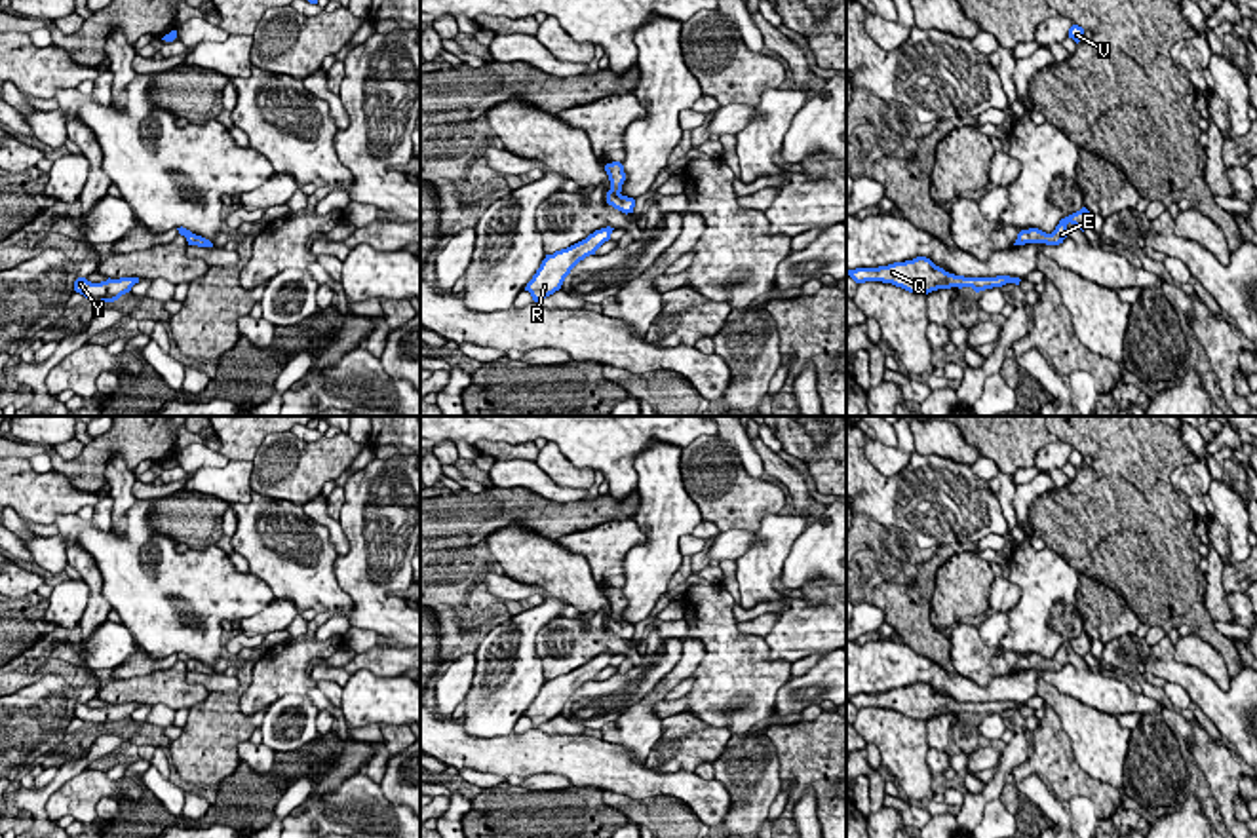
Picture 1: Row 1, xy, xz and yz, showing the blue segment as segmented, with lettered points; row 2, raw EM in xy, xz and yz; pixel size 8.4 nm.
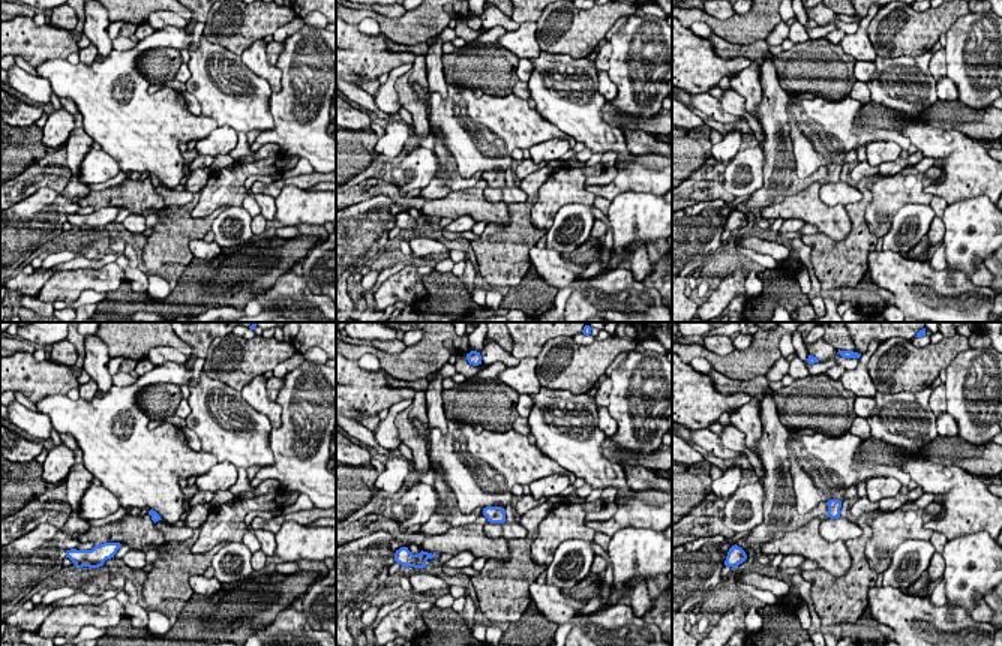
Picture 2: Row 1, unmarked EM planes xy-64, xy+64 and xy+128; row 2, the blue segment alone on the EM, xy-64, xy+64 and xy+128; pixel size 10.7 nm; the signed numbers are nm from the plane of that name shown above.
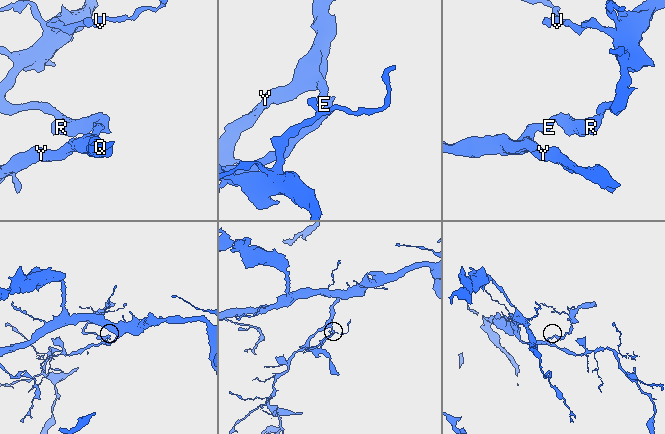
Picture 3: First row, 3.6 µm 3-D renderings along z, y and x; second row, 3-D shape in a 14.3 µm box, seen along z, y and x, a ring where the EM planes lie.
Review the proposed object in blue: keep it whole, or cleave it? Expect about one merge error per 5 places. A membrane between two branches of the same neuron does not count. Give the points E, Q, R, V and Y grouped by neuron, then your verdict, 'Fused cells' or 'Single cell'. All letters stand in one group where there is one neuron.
Groups: E Q R V Y. Single cell

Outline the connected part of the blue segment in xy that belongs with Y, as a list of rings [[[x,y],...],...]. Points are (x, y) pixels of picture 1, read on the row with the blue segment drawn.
[[[78,277],[74,281],[74,291],[84,295],[93,304],[103,304],[118,300],[122,295],[129,293],[135,283],[139,283],[139,277],[108,277],[101,283],[91,283],[86,277]]]

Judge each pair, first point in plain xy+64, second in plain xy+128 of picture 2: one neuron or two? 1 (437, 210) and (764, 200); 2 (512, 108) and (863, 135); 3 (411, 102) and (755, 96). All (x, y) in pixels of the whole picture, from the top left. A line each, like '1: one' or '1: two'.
1: two
2: one
3: one

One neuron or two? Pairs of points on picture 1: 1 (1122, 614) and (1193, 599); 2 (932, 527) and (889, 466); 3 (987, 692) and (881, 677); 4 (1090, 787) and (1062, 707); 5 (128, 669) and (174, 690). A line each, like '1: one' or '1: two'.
1: two
2: two
3: one
4: two
5: two

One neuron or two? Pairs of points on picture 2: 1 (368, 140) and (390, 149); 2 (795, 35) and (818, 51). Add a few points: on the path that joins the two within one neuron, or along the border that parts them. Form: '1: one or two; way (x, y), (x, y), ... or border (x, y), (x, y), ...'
1: two; border (378, 140), (375, 153)
2: two; border (809, 38), (797, 44)

